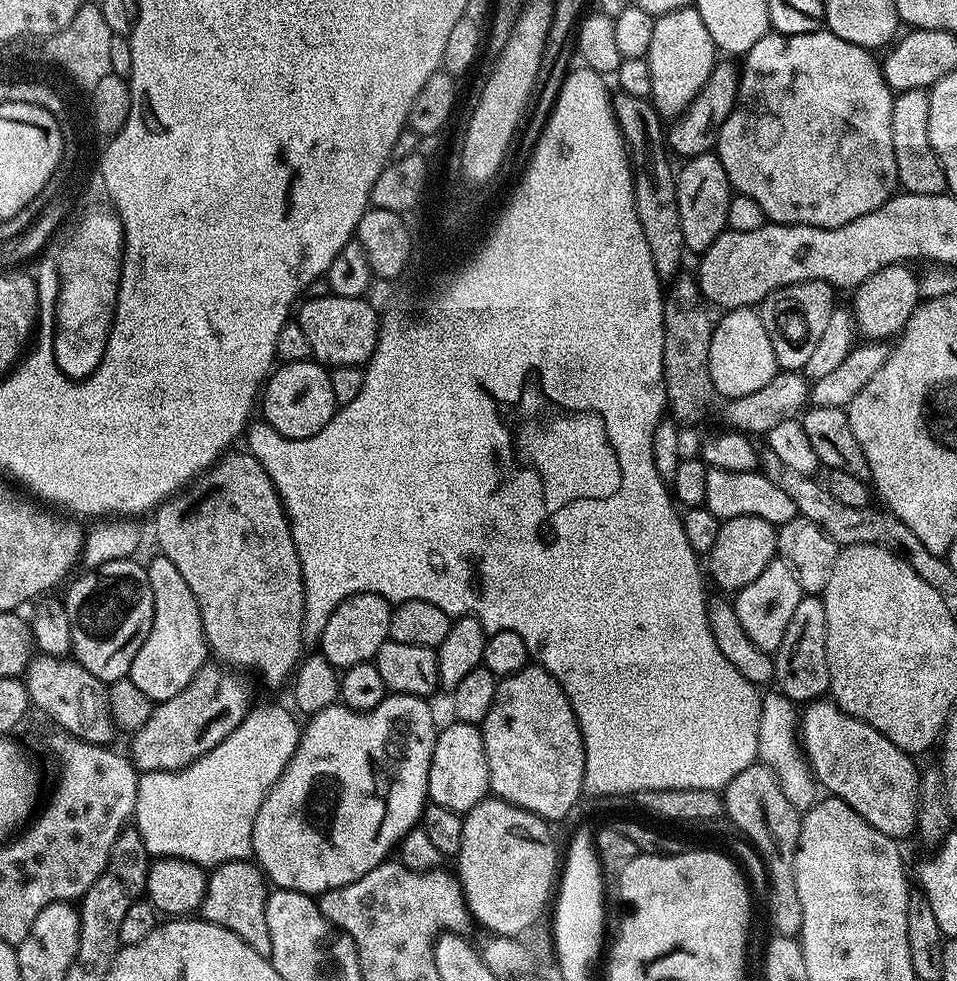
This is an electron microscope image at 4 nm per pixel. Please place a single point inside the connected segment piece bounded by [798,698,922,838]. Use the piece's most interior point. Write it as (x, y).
(851, 760)

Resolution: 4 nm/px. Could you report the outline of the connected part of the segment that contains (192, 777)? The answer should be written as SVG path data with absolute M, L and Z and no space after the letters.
M264 704L261 708L253 707L233 732L184 768L143 773L136 782L134 827L149 857L177 856L201 866L249 859L258 810L290 762L301 731L301 725L296 725L295 718L282 705Z

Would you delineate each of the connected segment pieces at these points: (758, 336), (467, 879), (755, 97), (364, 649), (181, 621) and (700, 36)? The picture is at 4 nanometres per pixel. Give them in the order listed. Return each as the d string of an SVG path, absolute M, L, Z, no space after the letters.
M755 307L734 308L723 313L724 316L715 321L709 348L709 374L715 391L728 400L737 400L746 394L754 394L754 390L762 390L770 378L774 378L778 365L774 358L774 346L770 346L770 334L766 334L766 326L762 326L762 318Z
M499 798L479 800L462 816L462 846L454 858L455 875L464 891L464 903L471 919L489 933L498 936L523 937L523 932L549 907L558 884L558 856L556 840L552 837L549 821L534 815L530 810L514 806Z
M827 30L819 32L811 32L810 34L798 34L797 36L782 36L779 34L769 34L763 36L758 42L754 42L754 46L743 57L744 68L739 69L740 85L738 86L738 94L736 95L736 104L730 110L730 114L726 118L726 122L722 122L722 126L714 136L714 155L722 162L722 170L726 170L726 178L732 183L733 189L739 195L746 198L754 198L754 202L758 202L758 206L762 206L765 217L773 224L805 224L806 226L818 226L819 228L837 228L838 226L846 226L846 222L854 222L854 218L862 218L862 214L870 214L870 210L878 210L878 206L882 206L890 199L898 188L898 166L894 162L894 141L890 134L890 110L892 109L892 97L894 95L888 83L884 80L884 73L878 60L875 60L873 53L862 46L854 46L854 42L846 42L846 38L838 38L838 34Z
M360 592L356 596L347 596L330 614L326 630L322 630L318 641L318 652L337 670L375 661L378 650L390 638L388 631L392 609L393 605L373 592Z
M159 554L147 561L150 590L154 594L154 618L150 626L150 634L146 634L146 642L142 642L142 650L134 654L134 662L130 666L127 679L142 690L154 702L174 698L191 680L198 670L203 668L210 656L208 641L204 639L202 614L190 586L186 586L186 578L175 568L170 558Z
M694 6L667 12L655 17L655 21L646 57L652 87L650 99L661 117L675 118L687 108L698 90L706 86L706 78L710 78L718 63L718 49L710 38L710 30L706 30L706 22L702 22Z

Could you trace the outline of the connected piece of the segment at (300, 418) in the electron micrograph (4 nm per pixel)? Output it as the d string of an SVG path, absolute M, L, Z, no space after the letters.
M312 358L302 362L281 363L269 375L262 388L263 419L274 426L278 434L291 440L301 440L318 434L318 430L322 430L322 426L330 422L338 407L328 373L329 369L325 365Z

